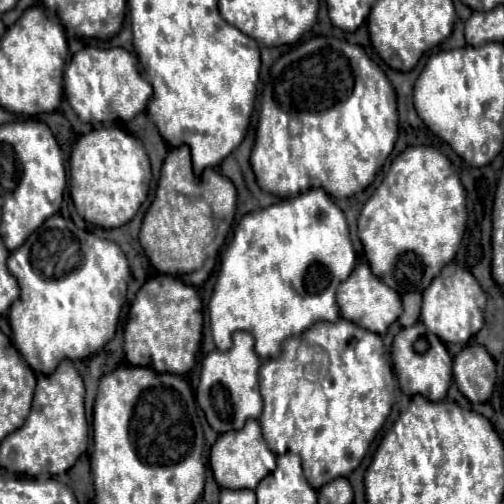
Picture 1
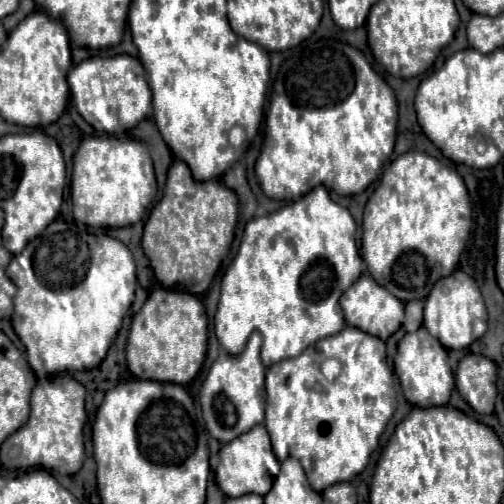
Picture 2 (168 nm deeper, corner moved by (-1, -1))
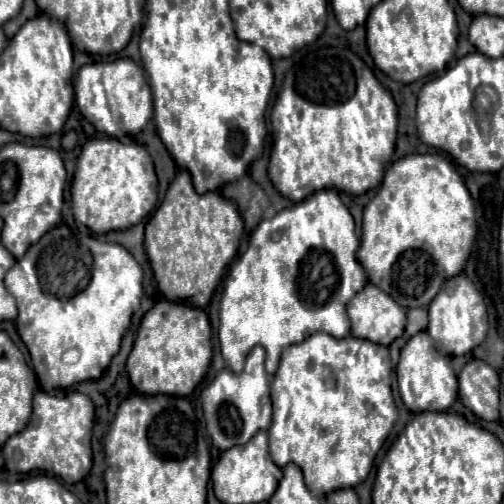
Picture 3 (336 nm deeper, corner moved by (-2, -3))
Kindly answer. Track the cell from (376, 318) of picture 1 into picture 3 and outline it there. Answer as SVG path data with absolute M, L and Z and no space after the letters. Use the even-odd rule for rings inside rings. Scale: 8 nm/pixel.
M366 284L346 306L352 322L352 336L390 346L404 334L406 310L378 286Z

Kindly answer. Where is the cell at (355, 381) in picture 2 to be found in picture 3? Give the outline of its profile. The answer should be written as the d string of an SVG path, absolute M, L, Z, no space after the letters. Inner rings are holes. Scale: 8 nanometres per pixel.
M314 332L306 340L284 350L280 366L272 380L274 416L268 430L270 456L276 466L294 462L304 472L308 490L320 498L332 490L354 488L368 476L378 450L390 434L398 410L390 390L390 354L386 346L360 340L354 336L340 342L324 332Z

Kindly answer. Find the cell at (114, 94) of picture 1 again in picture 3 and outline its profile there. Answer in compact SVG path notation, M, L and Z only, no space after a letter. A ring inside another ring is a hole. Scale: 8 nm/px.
M120 58L114 62L94 62L82 66L76 80L76 106L82 116L98 130L108 136L120 138L122 134L138 134L152 120L152 92L146 82L144 68L130 58Z

